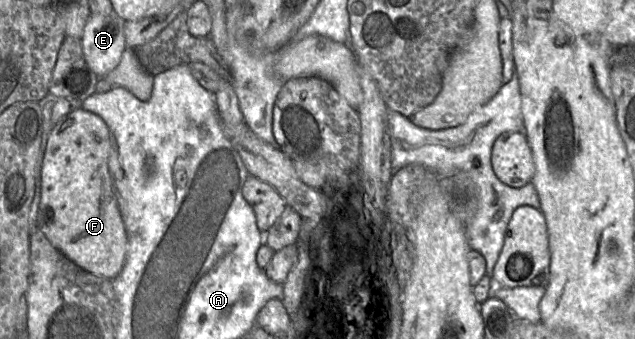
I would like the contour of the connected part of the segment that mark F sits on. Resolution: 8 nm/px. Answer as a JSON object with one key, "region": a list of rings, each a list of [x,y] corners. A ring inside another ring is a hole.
{"region":[[[82,107],[53,127],[42,164],[37,226],[51,244],[83,270],[107,279],[122,271],[128,236],[109,169],[112,133],[97,114]]]}

